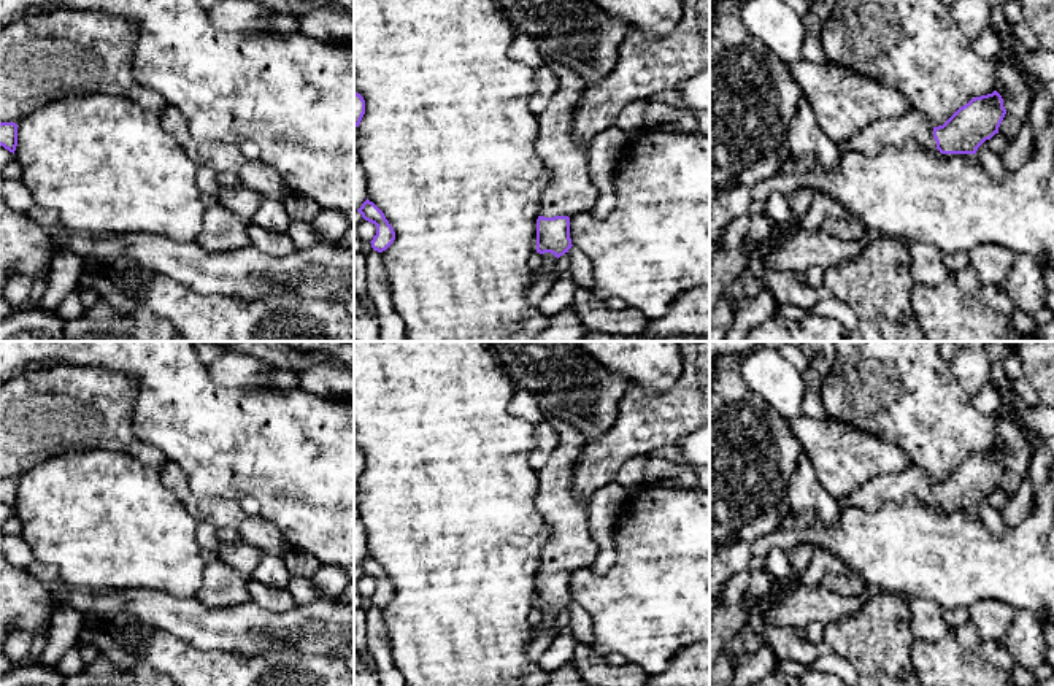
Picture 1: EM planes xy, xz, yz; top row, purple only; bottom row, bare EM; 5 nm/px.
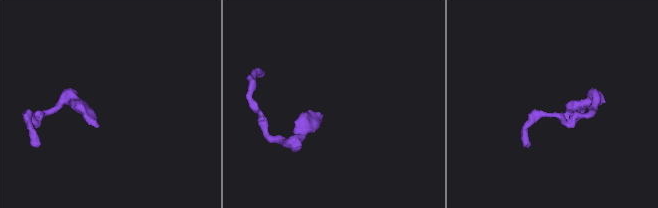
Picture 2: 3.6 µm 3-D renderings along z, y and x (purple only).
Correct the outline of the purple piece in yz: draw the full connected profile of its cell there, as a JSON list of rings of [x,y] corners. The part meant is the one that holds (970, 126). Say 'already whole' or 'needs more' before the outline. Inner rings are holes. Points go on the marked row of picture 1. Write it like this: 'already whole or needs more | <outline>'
needs more | [[[992,94],[971,98],[943,125],[935,127],[925,116],[910,110],[898,118],[876,121],[849,140],[838,145],[840,152],[879,154],[884,146],[903,146],[914,141],[927,151],[941,154],[976,154],[978,148],[998,133],[1006,114],[1002,95]]]

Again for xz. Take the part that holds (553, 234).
needs more | [[[543,59],[543,64],[554,71],[559,87],[538,116],[535,149],[548,168],[549,184],[540,202],[537,252],[559,259],[573,246],[570,218],[592,211],[598,191],[589,175],[589,143],[573,140],[573,114],[587,83],[560,62]]]

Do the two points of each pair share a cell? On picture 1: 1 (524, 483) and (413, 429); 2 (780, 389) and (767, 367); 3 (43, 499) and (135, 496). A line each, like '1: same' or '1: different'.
1: same
2: same
3: same

